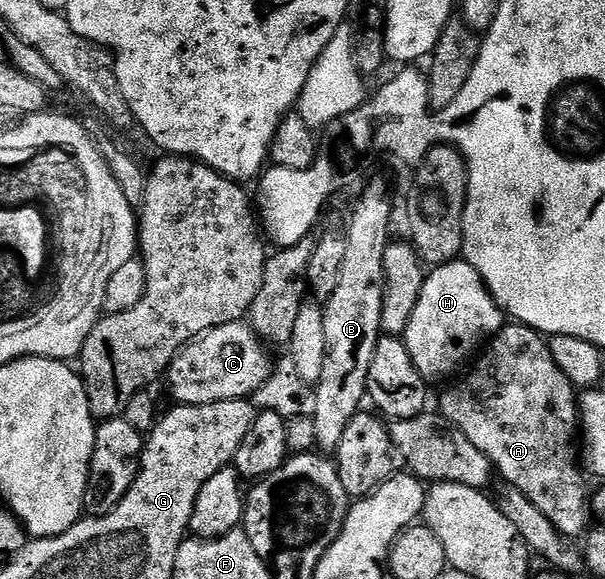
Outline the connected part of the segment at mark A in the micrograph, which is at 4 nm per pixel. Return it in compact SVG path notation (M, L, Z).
M503 324L469 369L470 374L459 376L443 395L442 416L464 431L468 443L484 451L494 464L497 476L516 487L563 537L581 538L588 529L587 478L580 468L575 446L570 446L573 441L575 444L580 429L580 401L568 375L556 367L547 338L527 325Z

